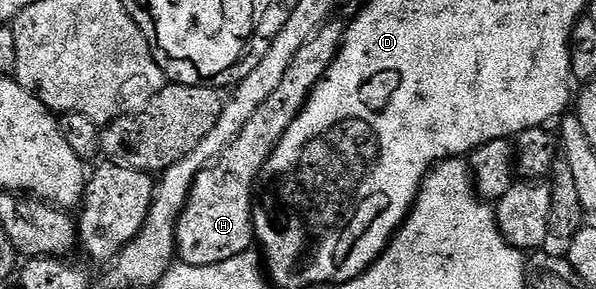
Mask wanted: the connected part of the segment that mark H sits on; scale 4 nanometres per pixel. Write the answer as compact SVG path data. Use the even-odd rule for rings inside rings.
M330 20L294 56L294 64L278 84L278 89L270 92L266 104L254 112L250 124L223 150L212 163L198 176L192 185L188 203L180 213L176 225L176 252L179 261L191 266L222 264L242 252L253 249L254 231L252 229L252 203L257 189L260 173L268 163L269 156L282 140L290 124L302 112L308 102L308 95L324 79L324 74L336 58L336 53L344 44L345 23Z

